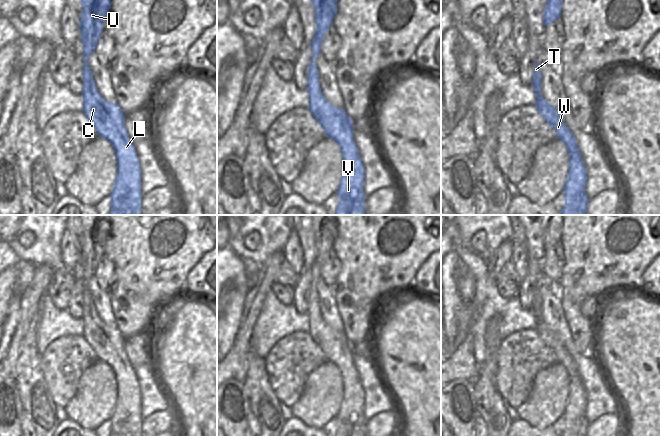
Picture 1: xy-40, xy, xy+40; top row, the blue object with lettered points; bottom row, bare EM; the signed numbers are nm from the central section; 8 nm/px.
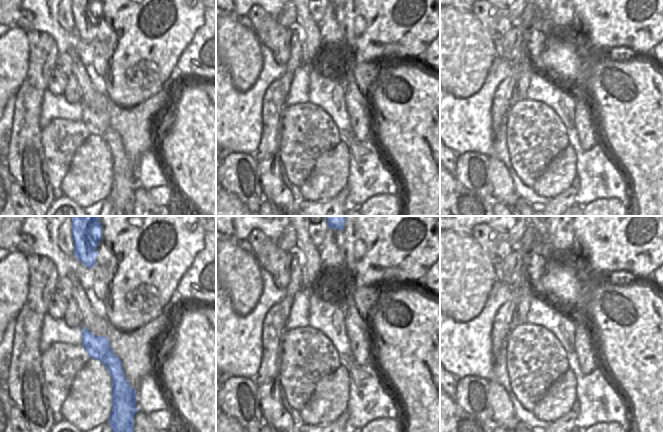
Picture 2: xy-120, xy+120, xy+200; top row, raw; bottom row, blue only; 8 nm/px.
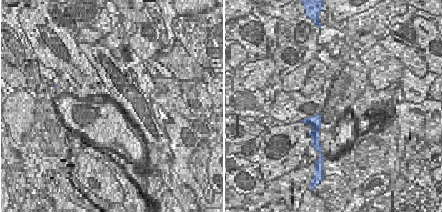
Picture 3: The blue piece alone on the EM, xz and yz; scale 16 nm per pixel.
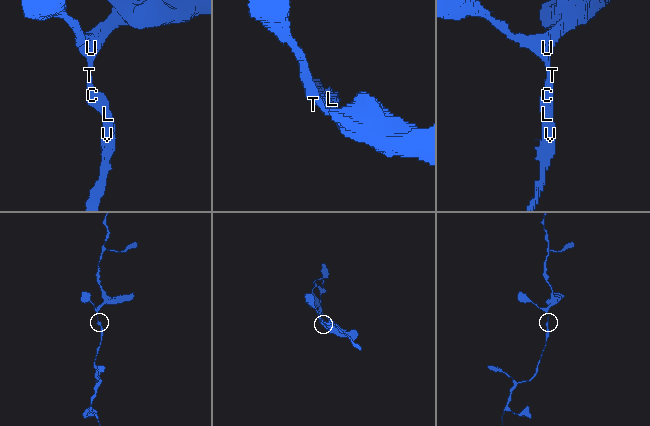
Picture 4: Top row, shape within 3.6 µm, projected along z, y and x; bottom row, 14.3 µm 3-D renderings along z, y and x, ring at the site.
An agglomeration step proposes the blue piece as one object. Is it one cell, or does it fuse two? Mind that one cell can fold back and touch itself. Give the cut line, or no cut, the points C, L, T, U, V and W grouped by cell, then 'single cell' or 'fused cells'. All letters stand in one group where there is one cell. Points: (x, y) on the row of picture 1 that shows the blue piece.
cut none; groups C L T U V W; single cell

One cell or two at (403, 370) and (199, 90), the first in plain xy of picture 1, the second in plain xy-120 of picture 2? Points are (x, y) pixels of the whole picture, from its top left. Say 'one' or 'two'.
one

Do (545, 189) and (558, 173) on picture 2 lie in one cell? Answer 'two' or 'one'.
one

